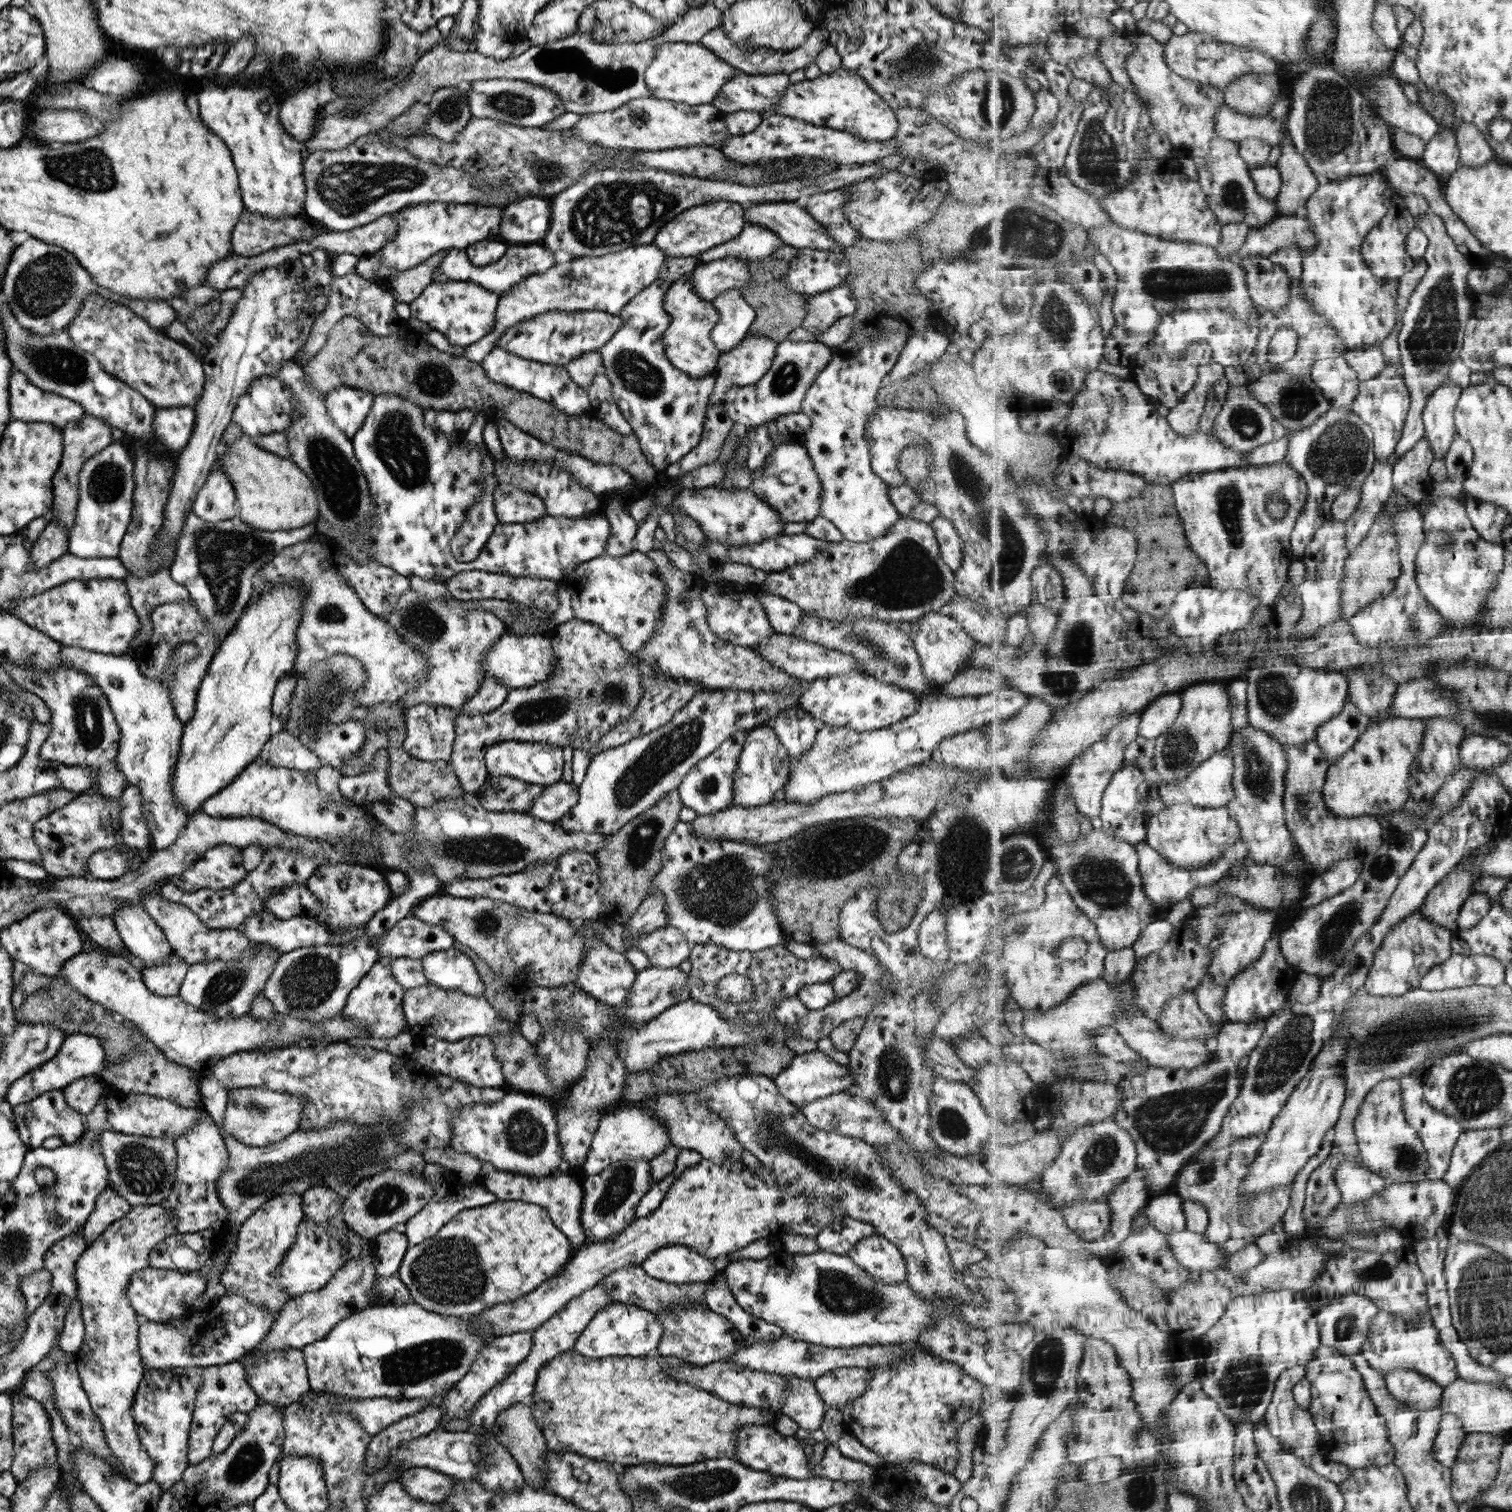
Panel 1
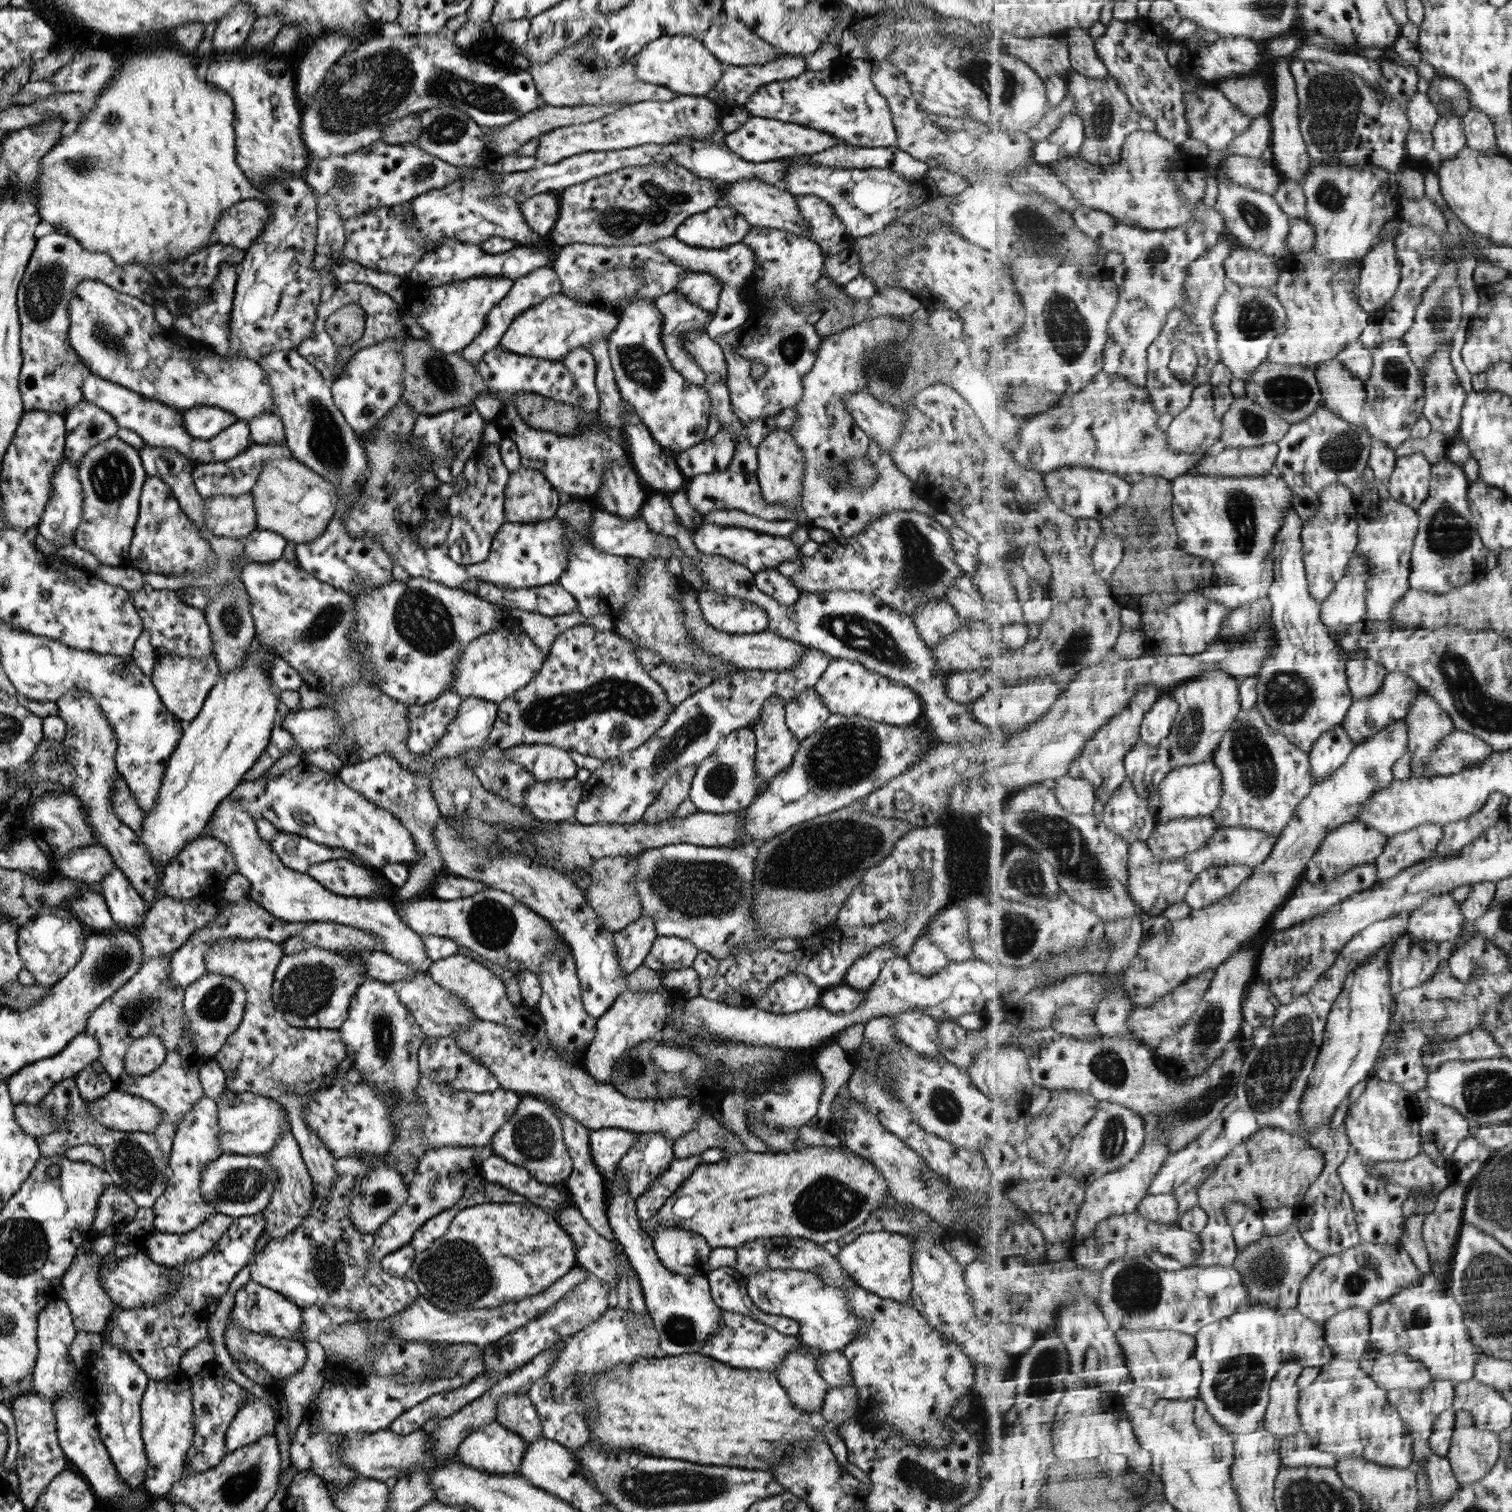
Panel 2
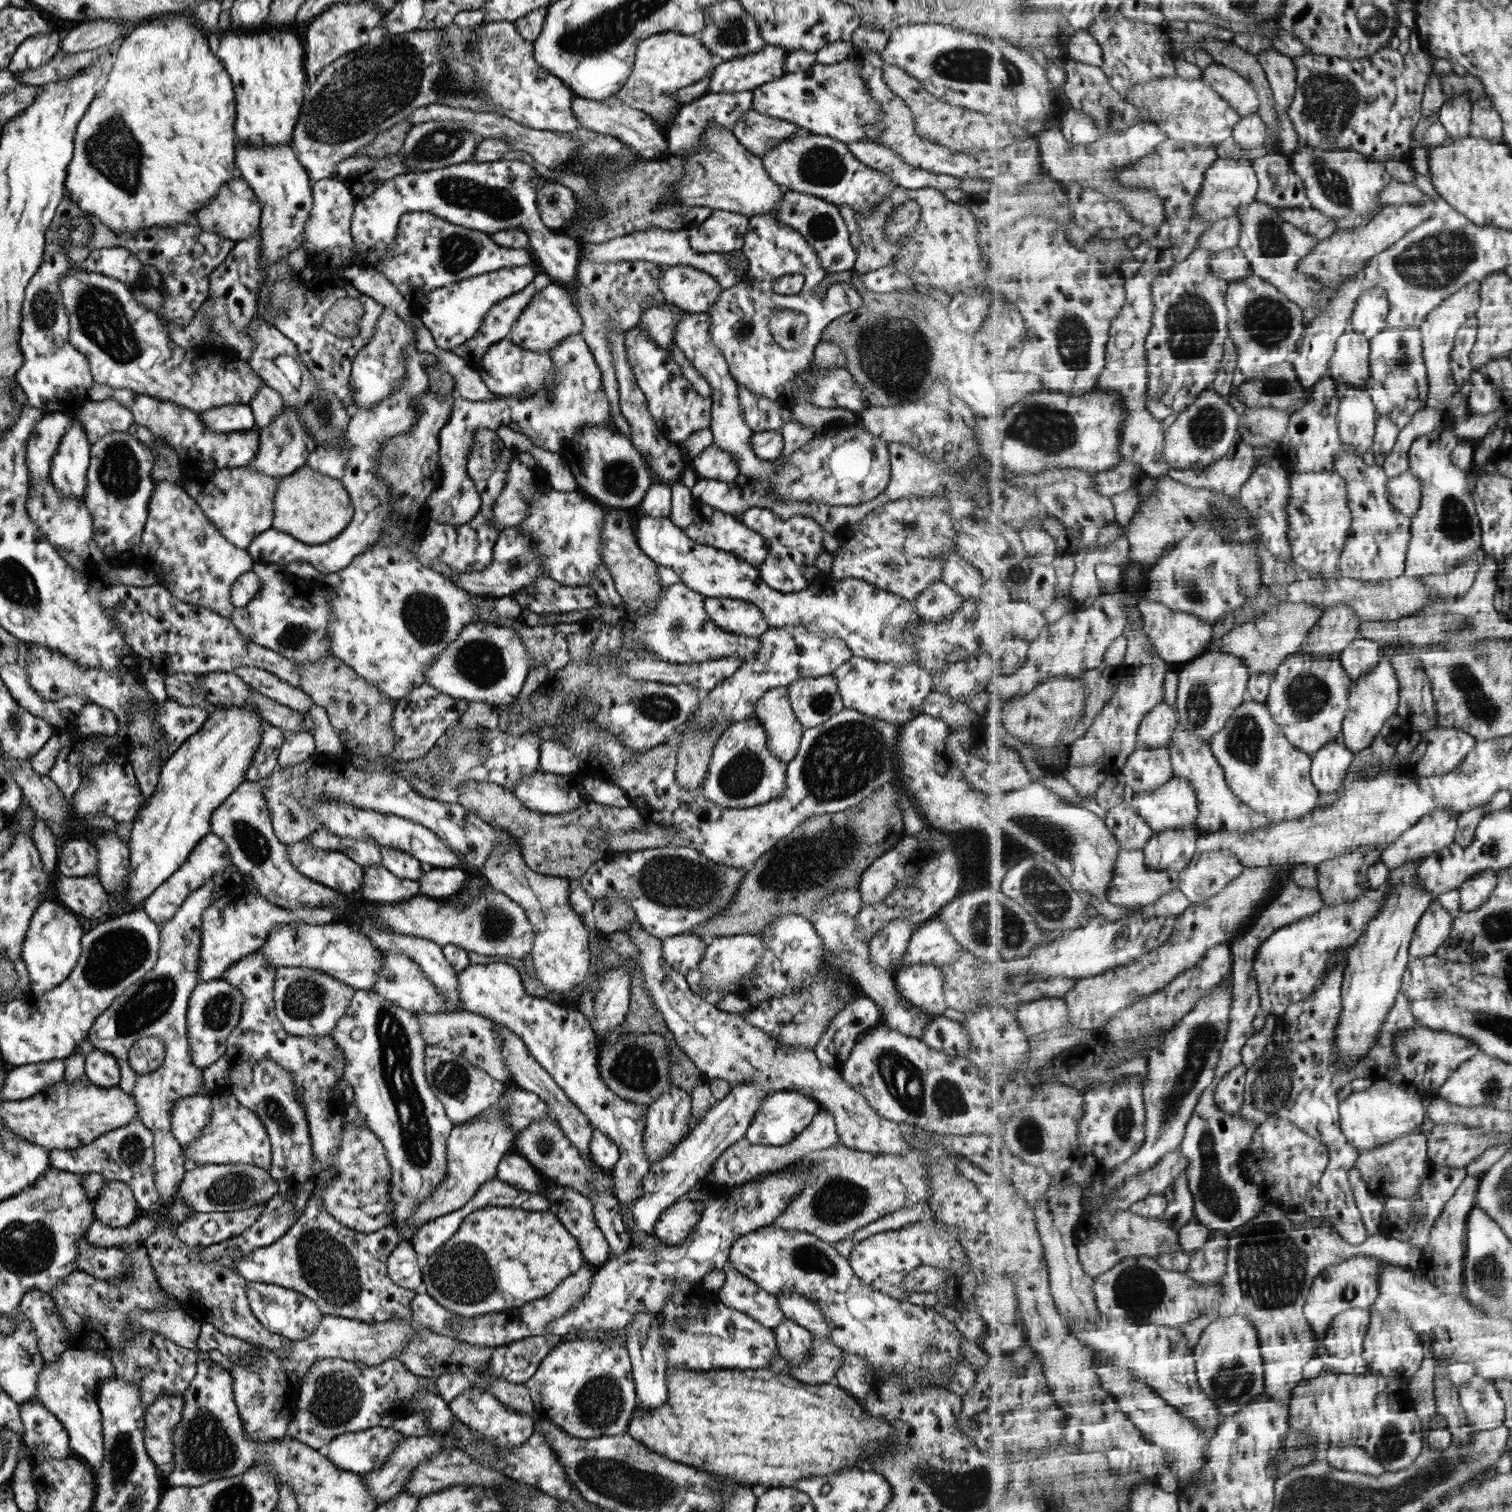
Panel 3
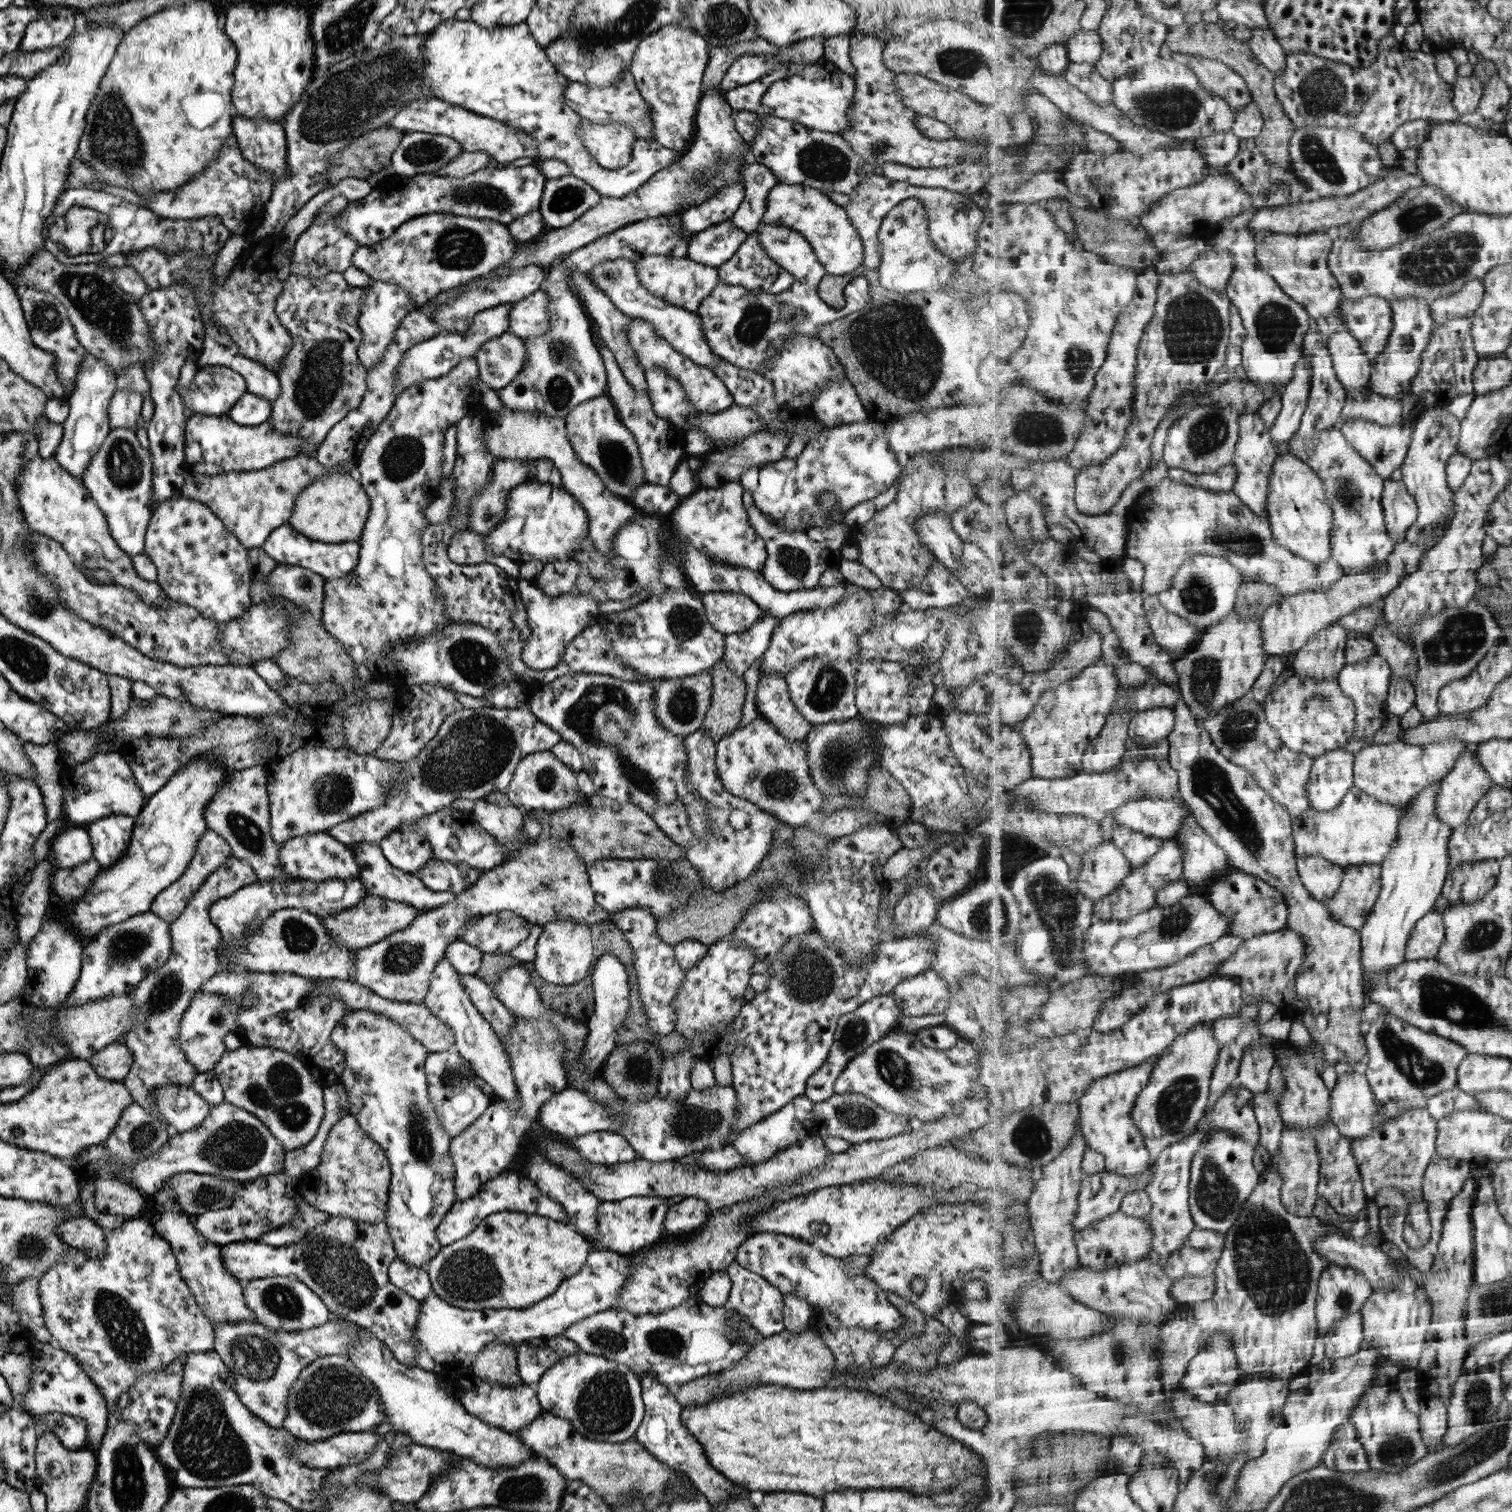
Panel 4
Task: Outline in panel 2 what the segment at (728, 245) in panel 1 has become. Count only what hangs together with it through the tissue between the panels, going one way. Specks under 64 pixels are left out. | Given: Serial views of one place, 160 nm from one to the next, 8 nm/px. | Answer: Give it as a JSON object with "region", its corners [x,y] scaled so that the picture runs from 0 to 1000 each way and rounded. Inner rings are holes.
{"region":[[[445,155],[437,157],[431,161],[438,169],[443,171],[446,175],[454,177],[457,180],[467,180],[471,181],[476,188],[475,199],[470,212],[467,215],[468,223],[470,225],[481,222],[491,215],[496,208],[495,201],[491,196],[491,188],[495,185],[495,183],[499,176],[500,169],[495,161],[491,159],[481,163],[474,165],[466,165],[464,163],[457,163],[448,159]]]}

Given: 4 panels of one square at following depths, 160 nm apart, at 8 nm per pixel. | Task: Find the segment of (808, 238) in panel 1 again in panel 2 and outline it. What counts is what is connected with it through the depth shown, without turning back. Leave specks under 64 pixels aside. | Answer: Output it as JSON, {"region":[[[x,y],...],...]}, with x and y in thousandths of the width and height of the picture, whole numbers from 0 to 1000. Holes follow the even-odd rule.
{"region":[[[492,118],[487,120],[476,122],[476,132],[474,137],[481,136],[489,141],[499,151],[510,151],[511,152],[519,152],[526,156],[532,157],[534,155],[534,148],[529,143],[525,129],[521,126],[514,126],[511,122],[503,120],[501,118]]]}

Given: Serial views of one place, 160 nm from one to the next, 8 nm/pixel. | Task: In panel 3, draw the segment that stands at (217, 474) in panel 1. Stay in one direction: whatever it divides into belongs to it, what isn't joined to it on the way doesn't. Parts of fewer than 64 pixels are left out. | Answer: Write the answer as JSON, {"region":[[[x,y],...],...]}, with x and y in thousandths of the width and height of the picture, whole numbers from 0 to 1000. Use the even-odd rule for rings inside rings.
{"region":[[[187,268],[187,273],[179,280],[174,284],[171,284],[171,286],[171,300],[169,300],[169,303],[162,310],[166,310],[175,315],[188,315],[192,313],[202,307],[204,300],[208,296],[207,290],[201,284],[201,282],[200,282],[194,269]]]}

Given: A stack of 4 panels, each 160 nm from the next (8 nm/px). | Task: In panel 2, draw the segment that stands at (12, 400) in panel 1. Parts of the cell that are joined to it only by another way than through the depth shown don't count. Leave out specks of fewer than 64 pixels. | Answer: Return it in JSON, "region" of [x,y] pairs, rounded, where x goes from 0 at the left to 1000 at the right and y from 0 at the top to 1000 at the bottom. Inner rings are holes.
{"region":[[[39,153],[24,157],[11,193],[15,236],[12,259],[16,272],[27,272],[42,276],[55,265],[54,254],[59,245],[44,225],[45,200],[50,190],[55,185],[65,185],[75,192],[91,197],[101,204],[108,200],[108,190],[93,175],[77,176],[71,168],[56,165],[48,157]]]}

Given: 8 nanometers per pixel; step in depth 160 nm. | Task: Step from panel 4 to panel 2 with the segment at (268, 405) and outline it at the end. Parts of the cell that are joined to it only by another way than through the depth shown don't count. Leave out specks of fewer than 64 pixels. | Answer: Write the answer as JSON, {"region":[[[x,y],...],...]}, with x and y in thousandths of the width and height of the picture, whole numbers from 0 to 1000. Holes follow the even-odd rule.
{"region":[[[130,269],[119,273],[123,286],[132,291],[138,291],[157,278],[153,274],[141,269]]]}

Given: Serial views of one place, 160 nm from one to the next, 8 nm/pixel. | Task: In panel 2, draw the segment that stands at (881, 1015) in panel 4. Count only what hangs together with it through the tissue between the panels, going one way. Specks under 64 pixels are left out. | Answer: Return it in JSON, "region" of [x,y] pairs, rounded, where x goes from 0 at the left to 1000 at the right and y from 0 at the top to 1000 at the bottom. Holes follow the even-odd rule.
{"region":[[[559,651],[551,651],[543,655],[540,665],[550,670],[562,670],[567,667],[571,658],[570,655],[563,654]]]}

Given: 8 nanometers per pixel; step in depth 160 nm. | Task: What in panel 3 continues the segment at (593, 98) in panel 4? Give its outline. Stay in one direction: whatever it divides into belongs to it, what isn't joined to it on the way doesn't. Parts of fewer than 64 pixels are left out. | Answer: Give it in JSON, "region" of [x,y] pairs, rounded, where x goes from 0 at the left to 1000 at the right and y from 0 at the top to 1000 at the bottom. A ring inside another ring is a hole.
{"region":[[[379,62],[377,71],[386,85],[402,89],[415,95],[425,106],[432,106],[439,103],[440,94],[438,86],[427,74],[415,70],[413,67],[406,65],[406,63],[399,65],[390,65]]]}

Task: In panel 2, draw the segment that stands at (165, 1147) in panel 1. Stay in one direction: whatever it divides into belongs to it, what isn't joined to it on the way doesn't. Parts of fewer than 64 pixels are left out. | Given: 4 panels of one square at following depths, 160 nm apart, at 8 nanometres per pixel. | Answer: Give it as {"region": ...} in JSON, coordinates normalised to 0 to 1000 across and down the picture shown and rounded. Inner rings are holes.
{"region":[[[49,712],[44,713],[36,717],[24,729],[27,734],[33,734],[36,739],[40,742],[38,745],[35,745],[31,750],[22,753],[26,765],[32,766],[42,765],[42,763],[44,759],[51,757],[63,758],[68,763],[68,774],[71,781],[82,787],[92,799],[101,799],[103,793],[108,790],[112,778],[108,762],[105,759],[103,752],[97,749],[80,749],[67,745],[57,736],[57,731],[52,722]]]}

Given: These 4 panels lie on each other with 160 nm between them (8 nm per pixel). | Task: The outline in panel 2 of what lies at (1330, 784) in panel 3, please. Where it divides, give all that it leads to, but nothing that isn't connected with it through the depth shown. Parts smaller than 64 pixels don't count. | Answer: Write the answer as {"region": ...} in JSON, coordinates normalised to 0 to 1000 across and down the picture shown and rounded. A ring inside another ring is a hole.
{"region":[[[888,480],[875,485],[866,497],[868,512],[871,516],[882,513],[882,511],[892,503],[897,493]]]}

